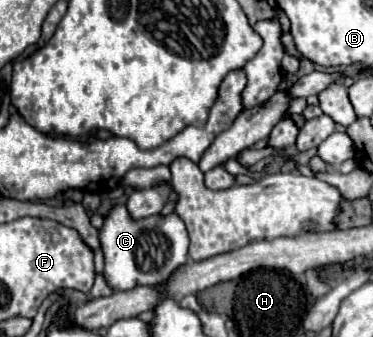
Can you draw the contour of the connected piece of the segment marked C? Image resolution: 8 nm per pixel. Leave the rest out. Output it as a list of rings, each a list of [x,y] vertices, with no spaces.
[[[115,204],[99,228],[99,240],[105,256],[105,278],[113,290],[131,290],[133,286],[141,286],[141,282],[161,282],[165,274],[173,274],[181,262],[187,262],[187,230],[183,220],[171,212],[169,216],[149,216],[135,220],[129,216],[125,204]]]

